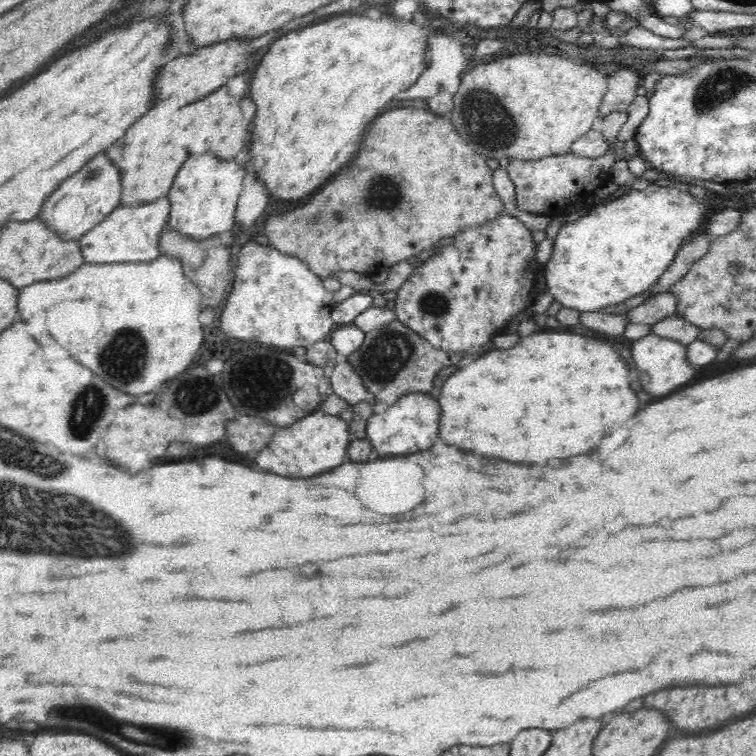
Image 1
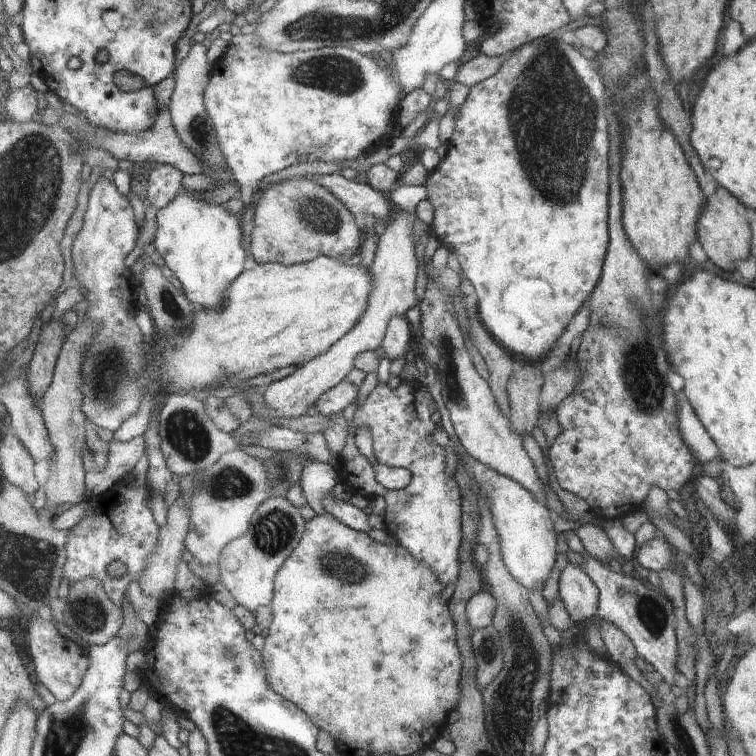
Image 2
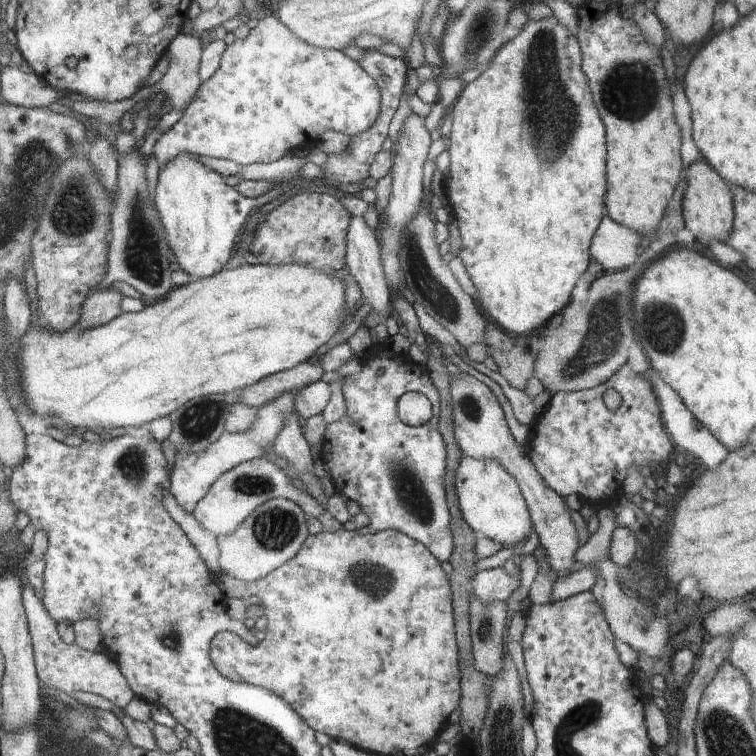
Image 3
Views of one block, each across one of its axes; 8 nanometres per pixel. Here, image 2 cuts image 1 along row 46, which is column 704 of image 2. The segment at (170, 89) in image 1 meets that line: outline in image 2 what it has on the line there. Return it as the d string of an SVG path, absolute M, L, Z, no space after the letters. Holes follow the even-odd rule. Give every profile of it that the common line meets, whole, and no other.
M716 188L716 194L708 196L709 202L702 213L698 229L698 242L704 248L710 261L725 271L734 271L735 261L746 260L753 252L754 211L738 202L728 190Z

